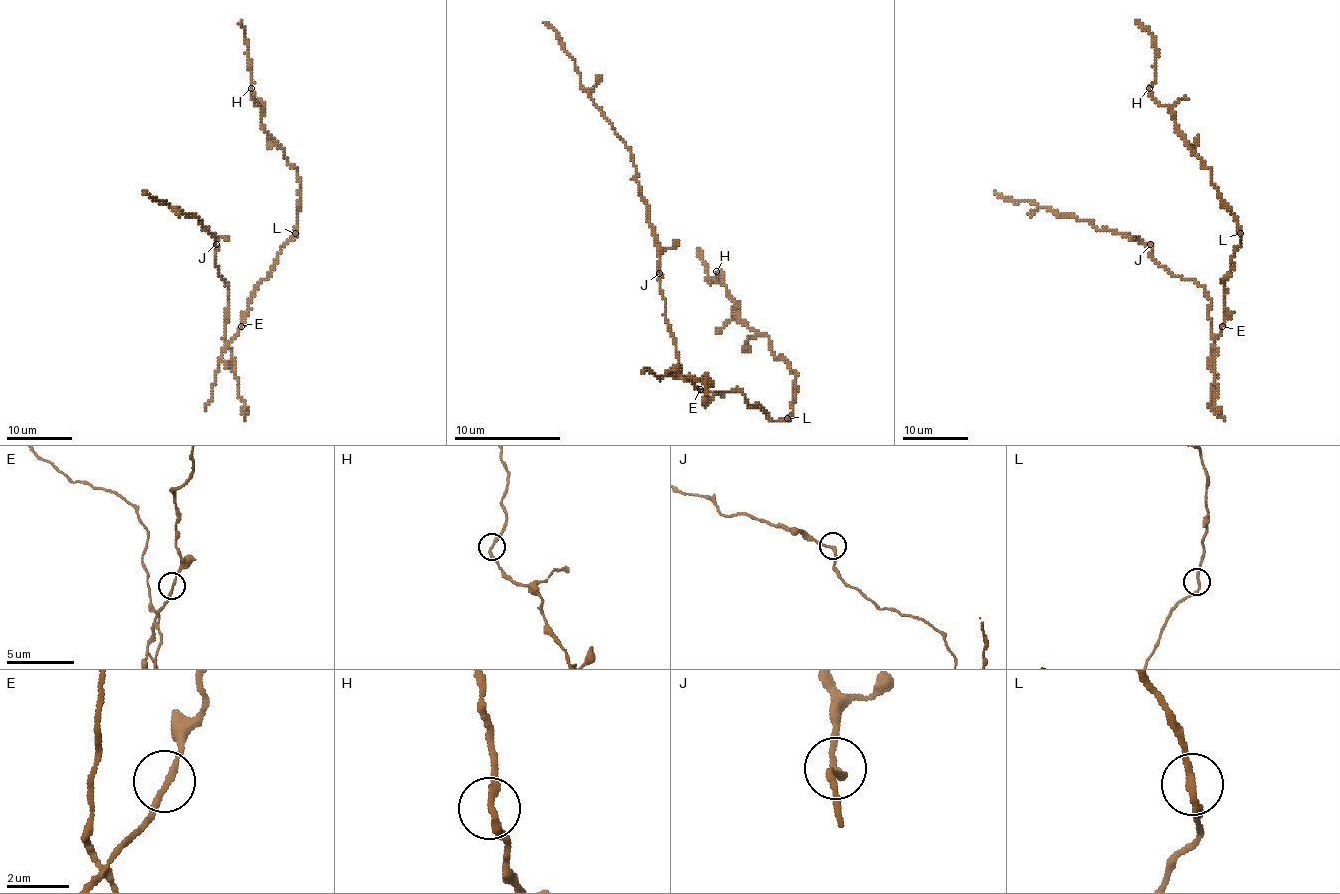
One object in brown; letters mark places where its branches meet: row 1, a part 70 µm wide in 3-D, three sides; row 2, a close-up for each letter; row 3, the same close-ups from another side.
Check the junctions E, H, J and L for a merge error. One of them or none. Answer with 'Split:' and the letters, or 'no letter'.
Split: no letter

